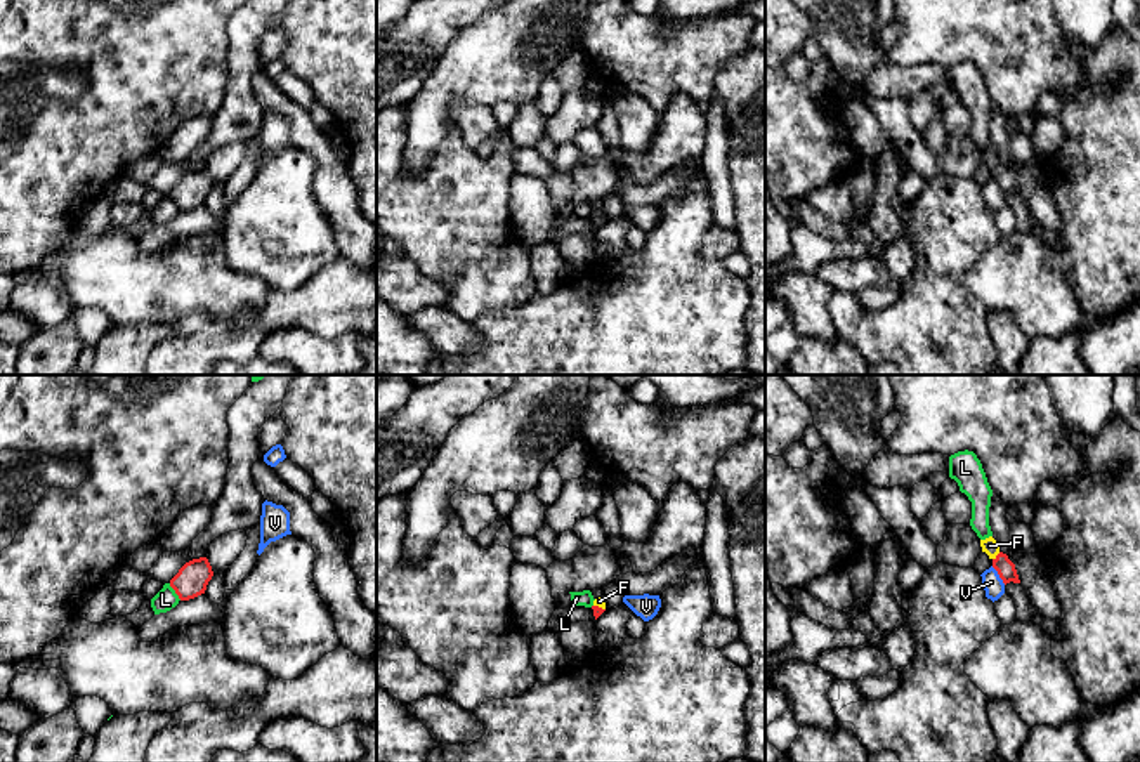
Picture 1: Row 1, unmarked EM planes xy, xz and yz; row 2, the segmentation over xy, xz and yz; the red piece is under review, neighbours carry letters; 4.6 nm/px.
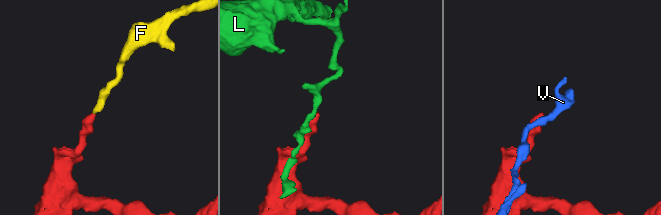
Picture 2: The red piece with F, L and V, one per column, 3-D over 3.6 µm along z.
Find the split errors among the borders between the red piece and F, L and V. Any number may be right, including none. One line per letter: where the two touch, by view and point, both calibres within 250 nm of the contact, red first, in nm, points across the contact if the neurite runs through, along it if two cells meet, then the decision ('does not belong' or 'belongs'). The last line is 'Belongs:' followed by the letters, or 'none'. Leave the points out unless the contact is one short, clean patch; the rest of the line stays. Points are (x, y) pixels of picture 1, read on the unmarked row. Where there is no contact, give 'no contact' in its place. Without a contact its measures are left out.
F: meets red in yz at (996, 167); 90 nm thick on the red side, 70 nm on the other; runs through yz (1005, 179), (996, 167), (989, 157); belongs
L: meets red in xy at (176, 203); 150 nm thick on the red side, 100 nm on the other; does not belong
V: meets red in yz at (998, 184); 90 nm thick on the red side, 90 nm on the other; border along yz (991, 177), (1005, 195); does not belong
Belongs: F

